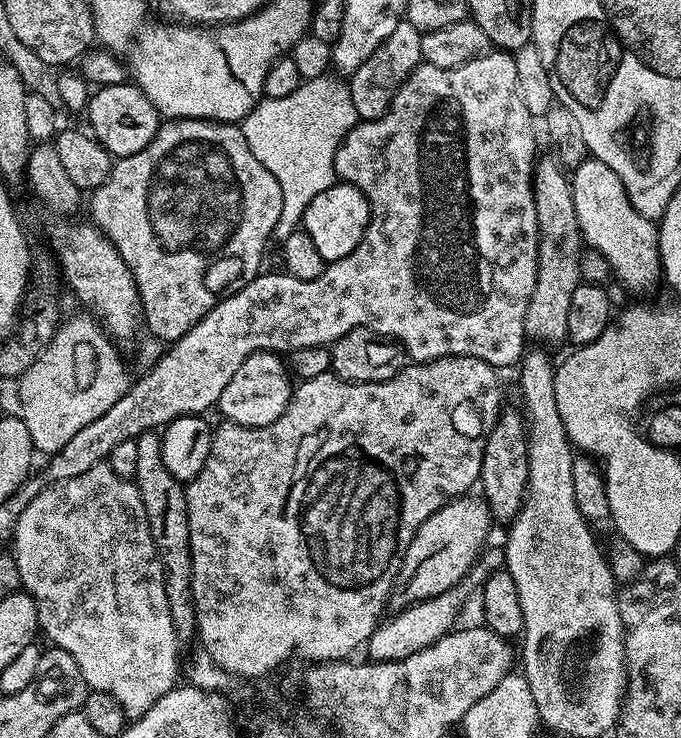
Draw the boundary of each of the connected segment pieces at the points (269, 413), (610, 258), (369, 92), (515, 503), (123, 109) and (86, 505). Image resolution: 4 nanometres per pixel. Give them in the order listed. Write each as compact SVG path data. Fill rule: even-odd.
M255 352L238 366L234 378L226 382L226 390L222 390L222 398L218 405L218 412L230 424L261 428L270 426L286 410L292 397L294 387L293 377L290 375L289 365L283 355L274 352Z
M589 158L570 172L572 197L574 198L574 214L578 218L578 226L583 243L591 251L602 254L608 263L608 271L624 288L632 292L648 292L662 280L660 270L660 229L657 221L646 218L630 202L626 190L622 186L622 178L606 166L606 162L595 158Z
M407 18L401 20L398 26L394 26L394 34L358 66L358 70L351 73L347 81L350 90L350 102L354 102L354 110L360 120L377 120L386 114L394 94L406 82L409 74L422 63L420 55L422 54L422 34Z
M501 411L500 417L496 419L496 425L490 430L490 434L486 438L478 484L481 489L484 487L482 495L492 512L493 521L500 522L500 520L504 520L503 522L511 522L522 506L524 491L528 489L528 434L526 421L519 411Z
M132 82L97 87L89 95L87 116L87 127L91 135L95 136L97 142L114 158L138 154L138 150L142 150L151 142L162 123L162 117L154 102L150 102L144 91Z
M105 462L90 466L78 478L45 486L30 506L22 510L12 534L10 552L16 557L20 588L28 593L38 610L40 632L78 662L91 691L110 694L122 706L125 717L134 721L142 718L162 694L177 687L176 675L182 672L180 648L170 618L170 602L166 602L164 571L150 534L142 494L138 494L132 480L114 474Z

